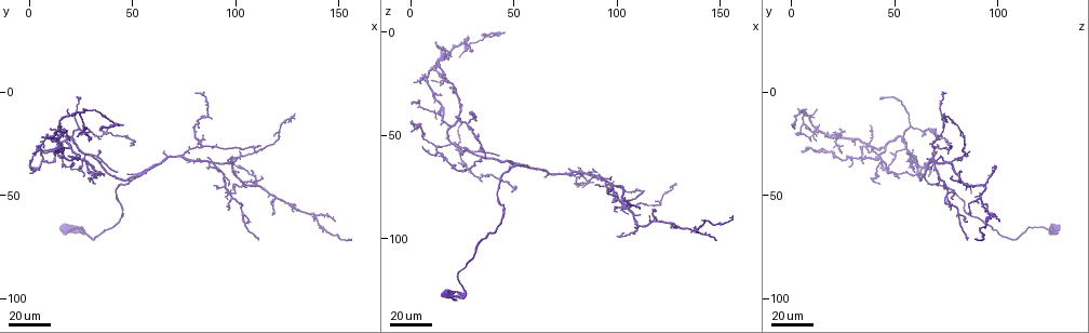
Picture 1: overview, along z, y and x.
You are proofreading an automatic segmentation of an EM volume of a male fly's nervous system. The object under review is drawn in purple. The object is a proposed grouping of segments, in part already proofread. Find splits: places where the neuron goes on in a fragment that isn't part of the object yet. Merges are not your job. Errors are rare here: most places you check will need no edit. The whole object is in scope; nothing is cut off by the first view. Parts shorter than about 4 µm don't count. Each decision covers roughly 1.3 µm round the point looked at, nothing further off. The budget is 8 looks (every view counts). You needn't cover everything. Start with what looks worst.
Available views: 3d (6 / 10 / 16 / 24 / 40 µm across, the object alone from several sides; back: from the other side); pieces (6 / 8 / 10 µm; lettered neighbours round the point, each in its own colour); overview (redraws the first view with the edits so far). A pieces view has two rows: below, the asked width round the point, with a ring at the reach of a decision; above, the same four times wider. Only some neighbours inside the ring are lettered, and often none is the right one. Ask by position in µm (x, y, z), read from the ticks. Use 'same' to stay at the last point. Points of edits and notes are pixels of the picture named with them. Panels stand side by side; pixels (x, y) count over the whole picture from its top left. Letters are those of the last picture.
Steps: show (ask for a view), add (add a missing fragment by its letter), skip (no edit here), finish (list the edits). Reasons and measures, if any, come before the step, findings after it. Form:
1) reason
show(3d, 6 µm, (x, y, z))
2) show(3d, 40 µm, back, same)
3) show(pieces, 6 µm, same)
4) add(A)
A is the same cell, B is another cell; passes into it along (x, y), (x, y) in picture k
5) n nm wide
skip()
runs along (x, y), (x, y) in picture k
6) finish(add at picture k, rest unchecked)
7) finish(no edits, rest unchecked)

branch stops here
show(3d, 40 µm, (13, 29, 6))

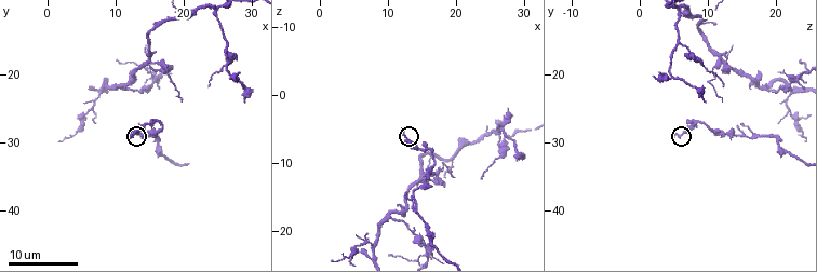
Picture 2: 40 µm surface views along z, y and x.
show(pieces, 6 µm, (12.5, 28.5, 5.0))

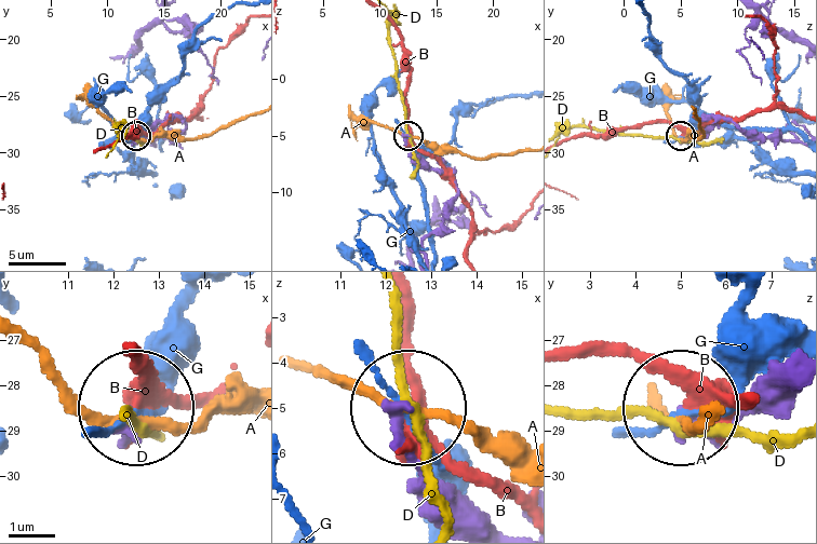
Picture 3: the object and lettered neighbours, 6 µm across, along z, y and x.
skip()
A, B, D and G are other cells; runs along (425, 253), (458, 189), (452, 172), (429, 166), (405, 138) in picture 3; none of them fits

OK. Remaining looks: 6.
an open end
show(3d, 24 µm, (13, 19, 26))

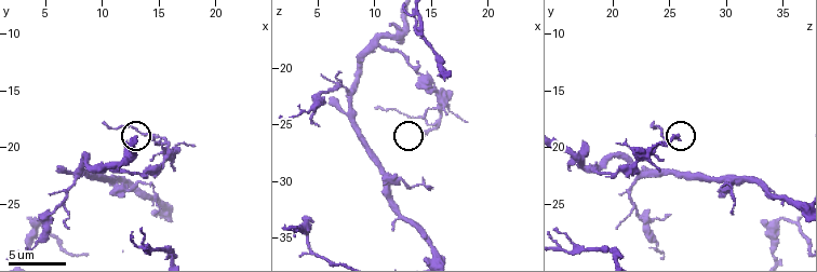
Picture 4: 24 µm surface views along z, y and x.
show(pieces, 8 µm, (14.4, 19.2, 25.6))

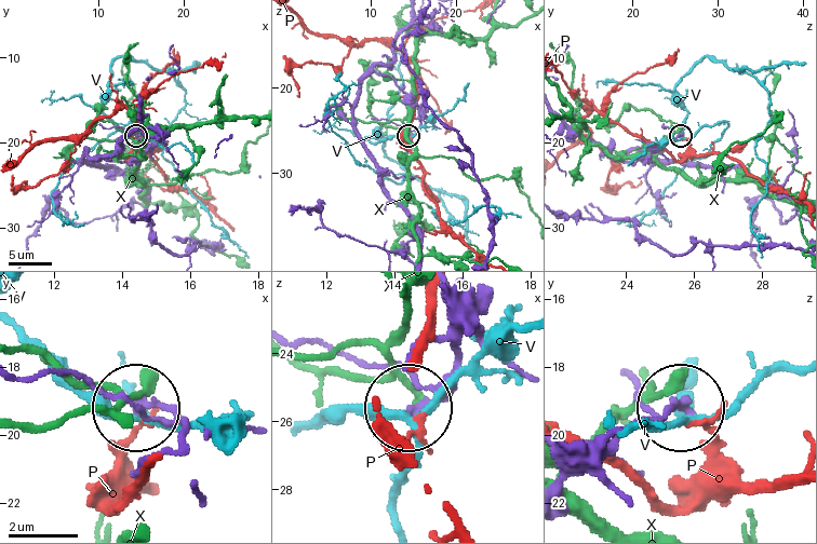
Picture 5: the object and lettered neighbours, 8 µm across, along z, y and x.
skip()
P, V and X are other cells; runs along (446, 303), (455, 364), (409, 408) in picture 5; none of them fits

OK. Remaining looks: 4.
end of a long branch
show(3d, 24 µm, (111, 72, 85))

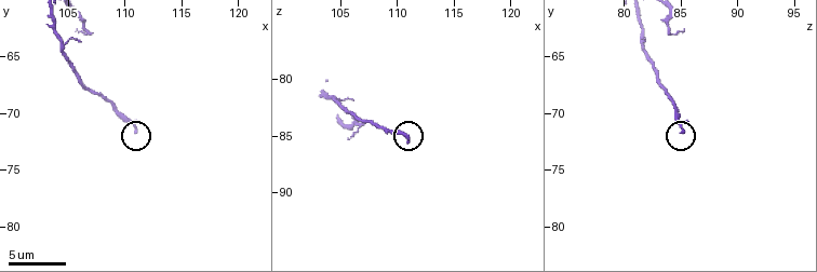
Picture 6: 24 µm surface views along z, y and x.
show(3d, 6 µm, (111.2, 71.8, 85.2))

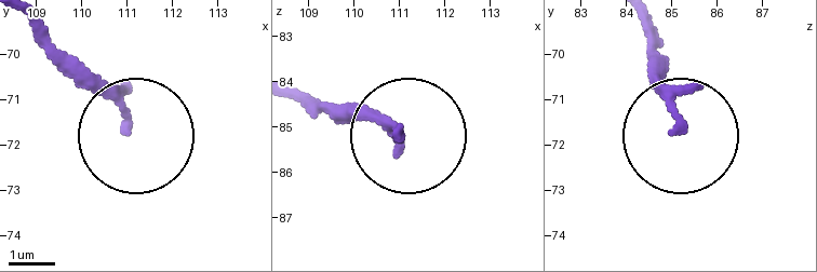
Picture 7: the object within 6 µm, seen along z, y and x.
show(pieces, 6 µm, (111.00, 71.55, 85.20))

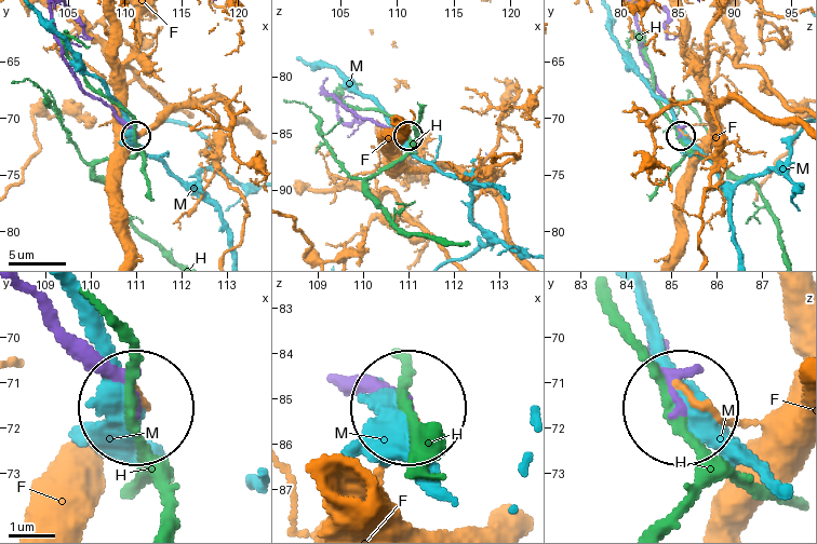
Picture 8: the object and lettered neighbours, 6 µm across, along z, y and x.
skip()
F, H and M are other cells; runs along (36, 297), (136, 398) in picture 8; no lettered fragment goes on from it

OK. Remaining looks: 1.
branch stops here
show(pieces, 10 µm, (15.0, 25.6, 30.4))

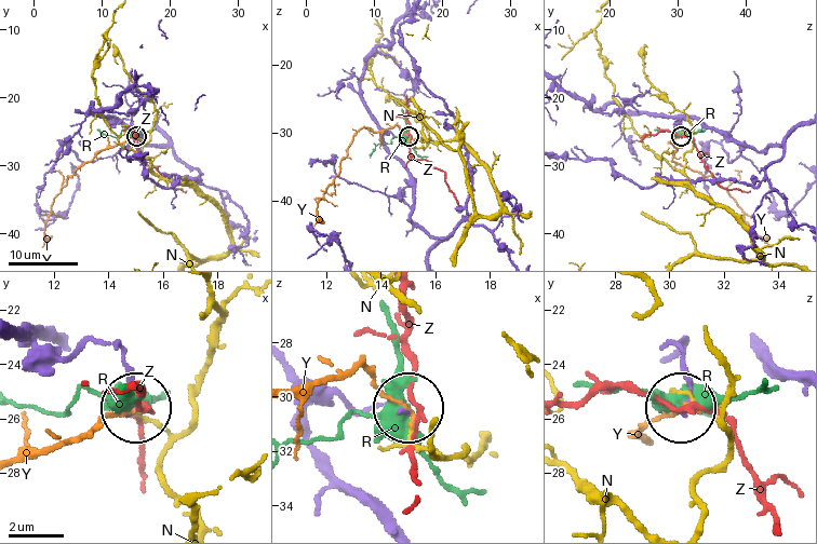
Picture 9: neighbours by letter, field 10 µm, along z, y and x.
skip()
N, R, Y and Z are other cells; runs along (675, 350), (682, 338), (684, 405) in picture 9; none of them fits

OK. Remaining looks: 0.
finish(no edits, rest unchecked)

